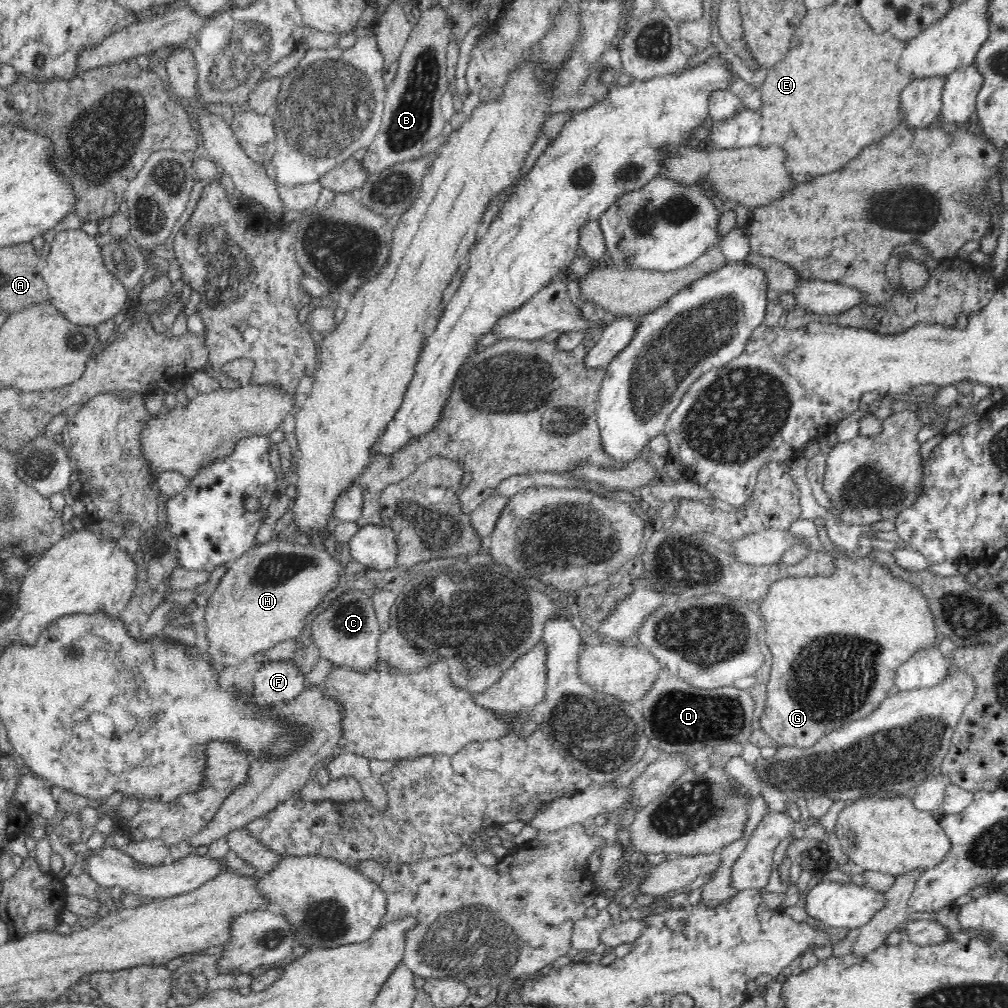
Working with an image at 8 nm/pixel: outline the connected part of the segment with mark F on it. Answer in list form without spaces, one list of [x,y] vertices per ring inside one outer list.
[[[263,659],[261,668],[254,676],[255,703],[277,710],[292,702],[305,690],[305,676],[294,662],[271,662]]]

